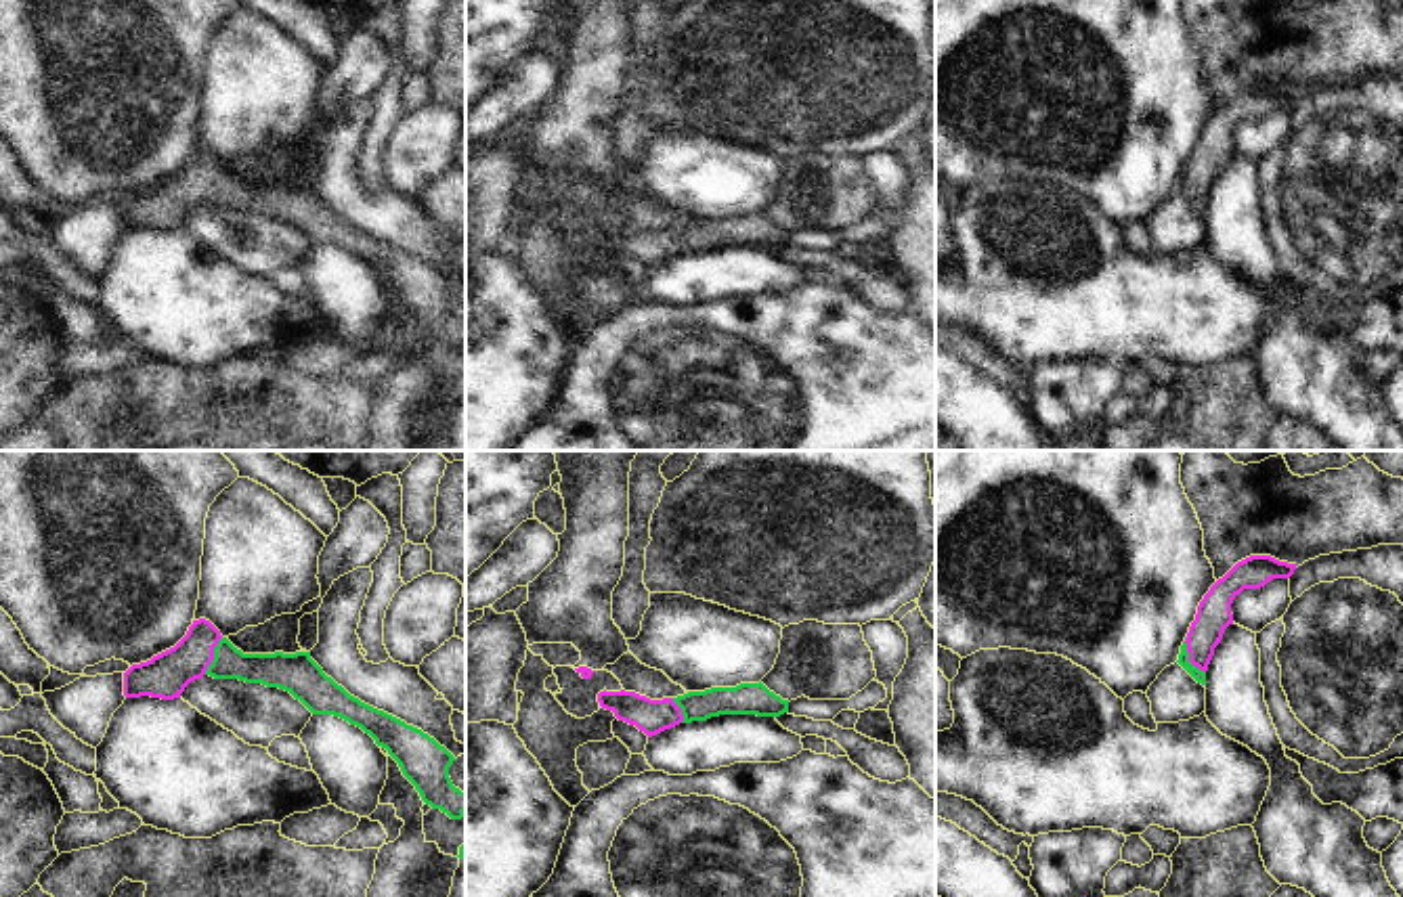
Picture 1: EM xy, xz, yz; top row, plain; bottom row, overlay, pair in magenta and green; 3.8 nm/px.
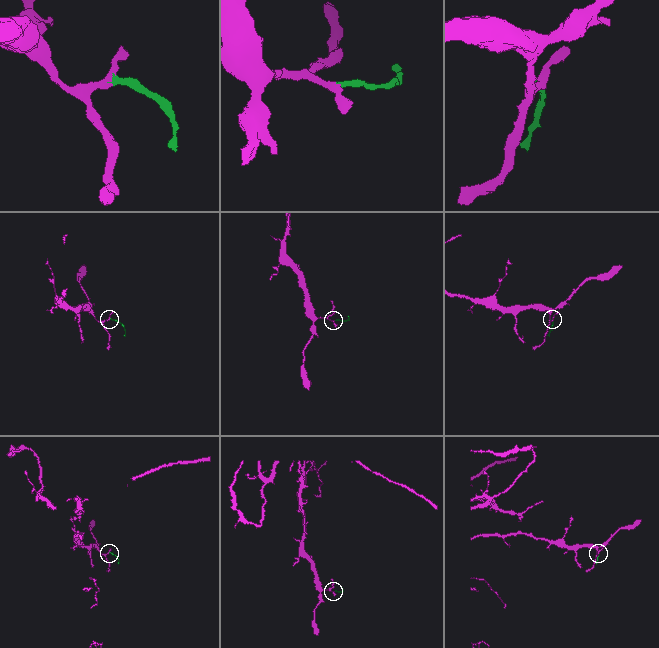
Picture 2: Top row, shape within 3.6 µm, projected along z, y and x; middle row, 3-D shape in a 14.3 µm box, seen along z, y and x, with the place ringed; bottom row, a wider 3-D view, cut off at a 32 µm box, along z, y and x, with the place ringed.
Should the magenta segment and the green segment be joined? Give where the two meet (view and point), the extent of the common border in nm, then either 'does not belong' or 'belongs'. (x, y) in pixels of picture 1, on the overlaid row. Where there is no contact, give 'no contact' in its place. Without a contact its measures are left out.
yz (1190, 657) | 160 nm | belongs

